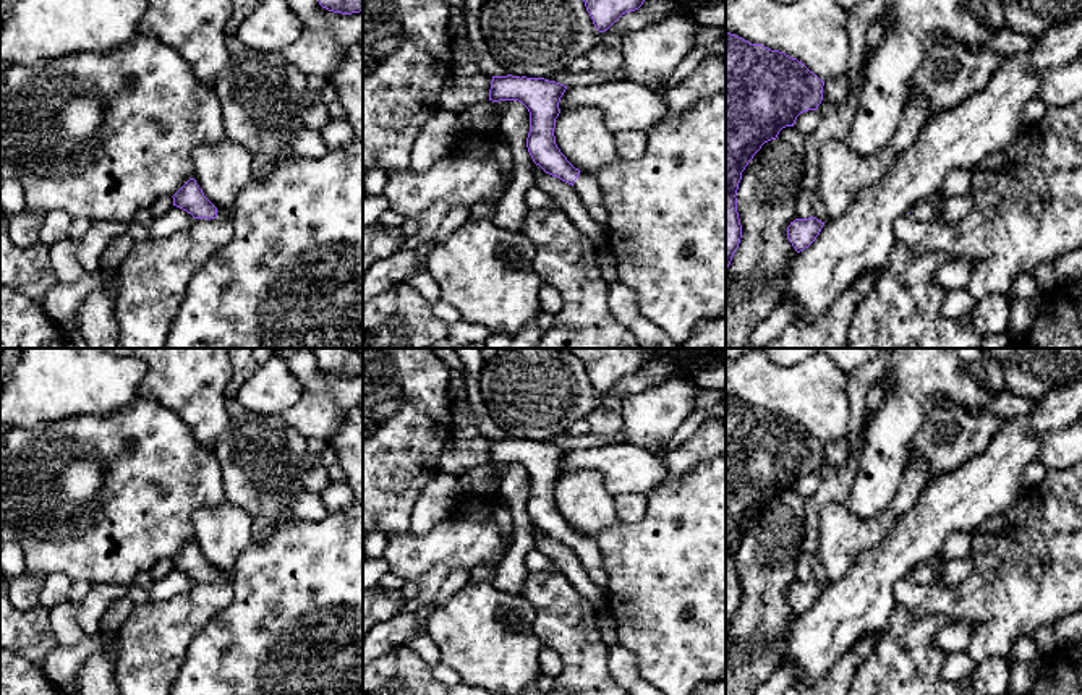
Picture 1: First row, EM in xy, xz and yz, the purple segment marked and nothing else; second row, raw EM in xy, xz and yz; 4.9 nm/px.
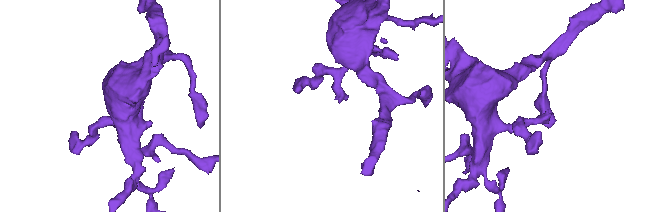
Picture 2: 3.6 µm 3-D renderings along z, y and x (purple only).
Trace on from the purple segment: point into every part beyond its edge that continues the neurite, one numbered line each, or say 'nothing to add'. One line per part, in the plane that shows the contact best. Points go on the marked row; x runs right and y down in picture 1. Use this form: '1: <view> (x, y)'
1: xz (587, 185)

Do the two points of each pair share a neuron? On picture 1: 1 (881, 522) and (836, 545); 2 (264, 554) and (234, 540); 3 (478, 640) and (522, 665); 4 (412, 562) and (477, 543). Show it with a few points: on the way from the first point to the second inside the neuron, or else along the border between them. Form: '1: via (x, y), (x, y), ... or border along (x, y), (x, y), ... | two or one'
1: via (870, 533), (847, 535) | one
2: border along (255, 541), (238, 558), (230, 574) | two
3: via (489, 642), (511, 661) | one
4: via (428, 551), (449, 543), (460, 543) | one

